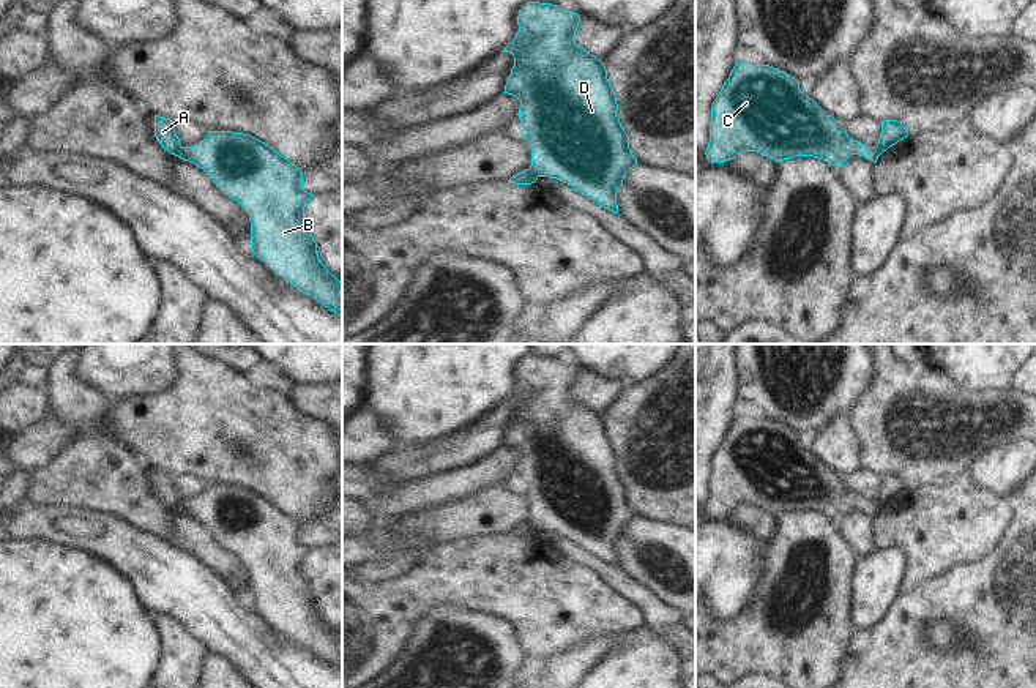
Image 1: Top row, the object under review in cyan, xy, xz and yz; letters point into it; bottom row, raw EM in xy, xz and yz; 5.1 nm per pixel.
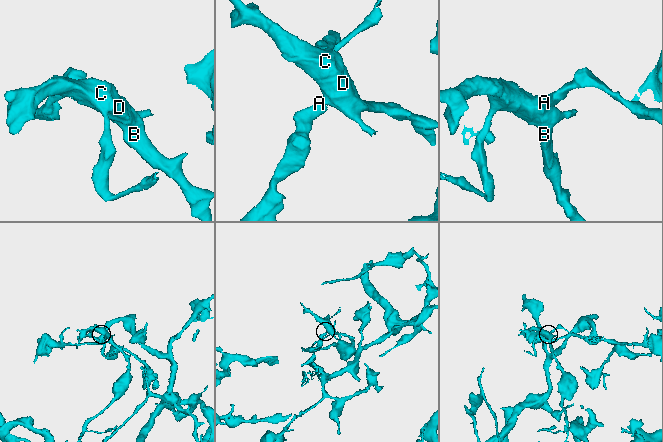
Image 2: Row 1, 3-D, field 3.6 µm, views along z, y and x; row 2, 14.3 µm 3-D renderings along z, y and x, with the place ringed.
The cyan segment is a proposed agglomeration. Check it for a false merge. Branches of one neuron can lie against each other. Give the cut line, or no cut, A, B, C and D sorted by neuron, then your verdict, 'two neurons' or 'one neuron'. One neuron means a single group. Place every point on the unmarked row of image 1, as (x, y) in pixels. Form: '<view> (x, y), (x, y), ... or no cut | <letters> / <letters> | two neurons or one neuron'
xy (183, 501), (175, 508) | A / B C D | two neurons

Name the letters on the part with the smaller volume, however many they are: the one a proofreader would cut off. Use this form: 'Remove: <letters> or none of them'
Remove: B, C, D

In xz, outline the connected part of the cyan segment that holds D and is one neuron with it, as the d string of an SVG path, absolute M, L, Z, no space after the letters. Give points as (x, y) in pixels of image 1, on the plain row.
M527 357L517 369L519 385L516 391L503 402L503 406L514 410L514 420L503 447L520 454L519 483L531 502L530 524L538 530L568 537L583 549L596 554L599 560L618 566L618 541L623 538L624 529L637 518L637 513L629 502L629 489L617 469L617 450L607 432L604 417L576 398L574 390L579 376L577 366L565 365L558 358Z

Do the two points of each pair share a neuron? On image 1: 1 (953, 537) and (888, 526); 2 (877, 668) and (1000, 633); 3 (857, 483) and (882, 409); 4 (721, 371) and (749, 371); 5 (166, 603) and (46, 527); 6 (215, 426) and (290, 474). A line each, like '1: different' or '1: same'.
1: same
2: same
3: different
4: different
5: same
6: same

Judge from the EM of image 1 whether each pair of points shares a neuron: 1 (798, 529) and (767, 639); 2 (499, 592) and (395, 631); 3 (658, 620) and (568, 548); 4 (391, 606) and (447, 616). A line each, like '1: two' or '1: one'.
1: one
2: one
3: one
4: two

